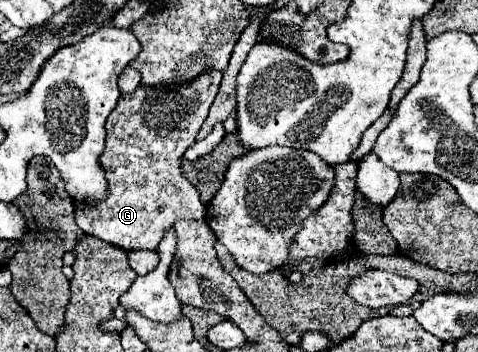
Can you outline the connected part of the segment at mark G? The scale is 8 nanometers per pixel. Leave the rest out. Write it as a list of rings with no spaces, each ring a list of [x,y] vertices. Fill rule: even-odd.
[[[206,69],[198,77],[178,83],[178,85],[156,85],[146,87],[140,85],[134,93],[120,95],[116,109],[110,113],[106,121],[106,149],[100,155],[100,165],[106,171],[108,195],[98,203],[78,203],[74,219],[76,225],[110,245],[116,245],[124,251],[134,249],[156,249],[162,241],[164,233],[180,219],[204,219],[206,207],[200,203],[200,195],[192,183],[188,183],[180,173],[180,159],[184,151],[196,141],[196,135],[208,117],[208,109],[218,93],[222,81],[222,71]]]

